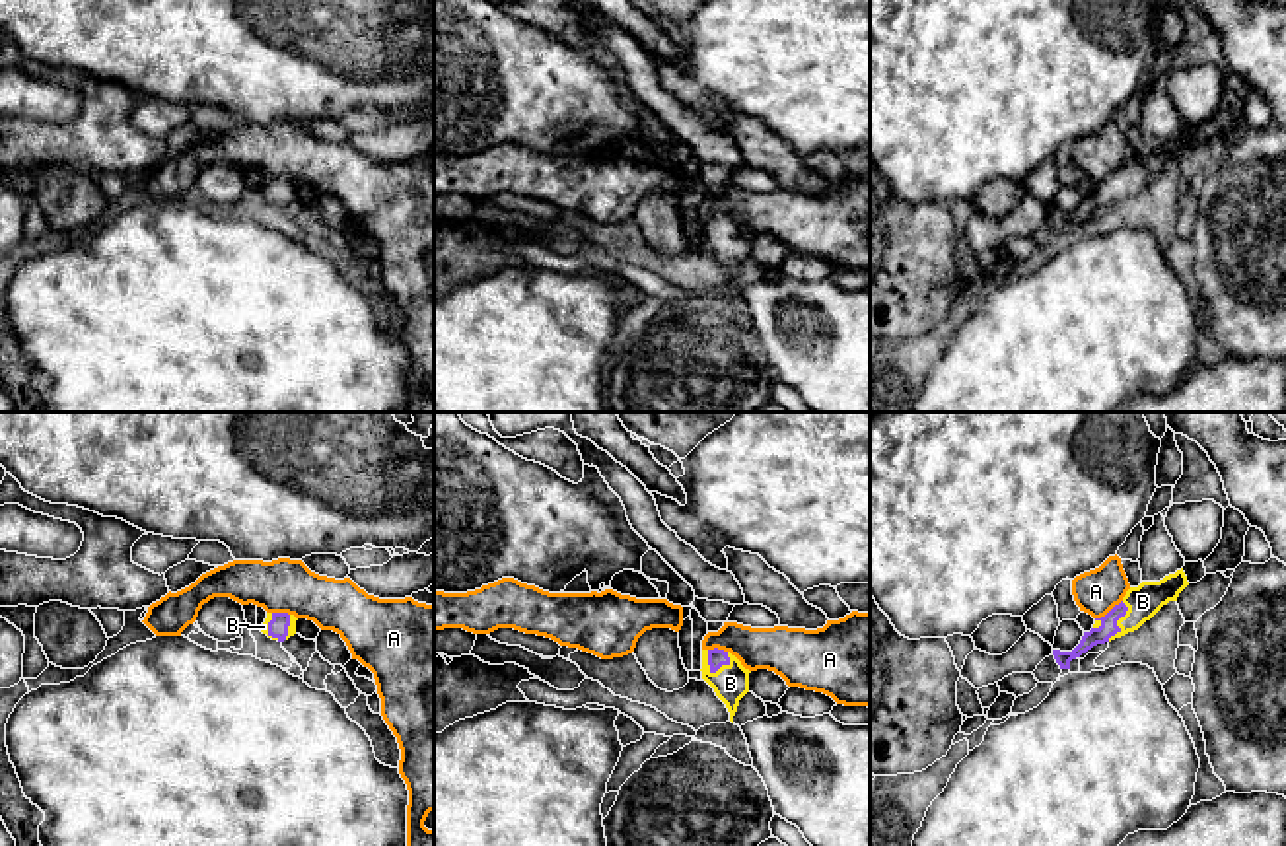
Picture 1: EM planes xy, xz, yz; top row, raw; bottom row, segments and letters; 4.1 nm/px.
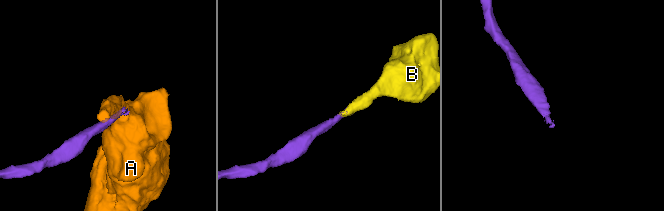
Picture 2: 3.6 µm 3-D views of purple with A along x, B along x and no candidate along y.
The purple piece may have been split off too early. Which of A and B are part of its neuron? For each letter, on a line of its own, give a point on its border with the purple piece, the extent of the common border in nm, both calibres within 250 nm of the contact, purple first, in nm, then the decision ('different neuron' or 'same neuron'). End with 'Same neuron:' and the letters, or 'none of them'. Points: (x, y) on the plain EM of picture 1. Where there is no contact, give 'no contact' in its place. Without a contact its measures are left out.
A: contact yz (1109, 176); length 140 nm; calibres 70 and 190 nm; different neuron
B: contact xz (711, 234); length 120 nm; calibres 80 and 150 nm; same neuron
Same neuron: B

